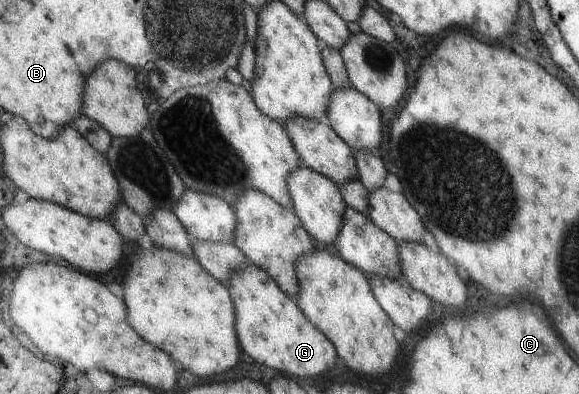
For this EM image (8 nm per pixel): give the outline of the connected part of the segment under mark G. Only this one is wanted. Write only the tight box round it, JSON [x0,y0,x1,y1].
[226,264,334,378]

